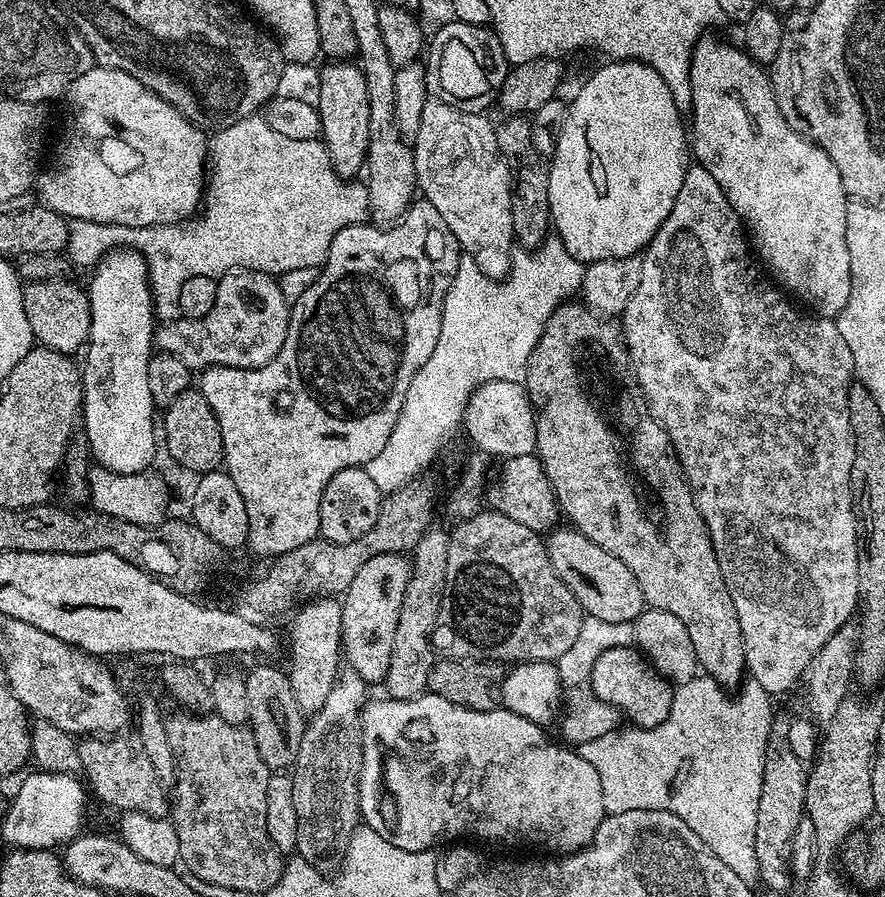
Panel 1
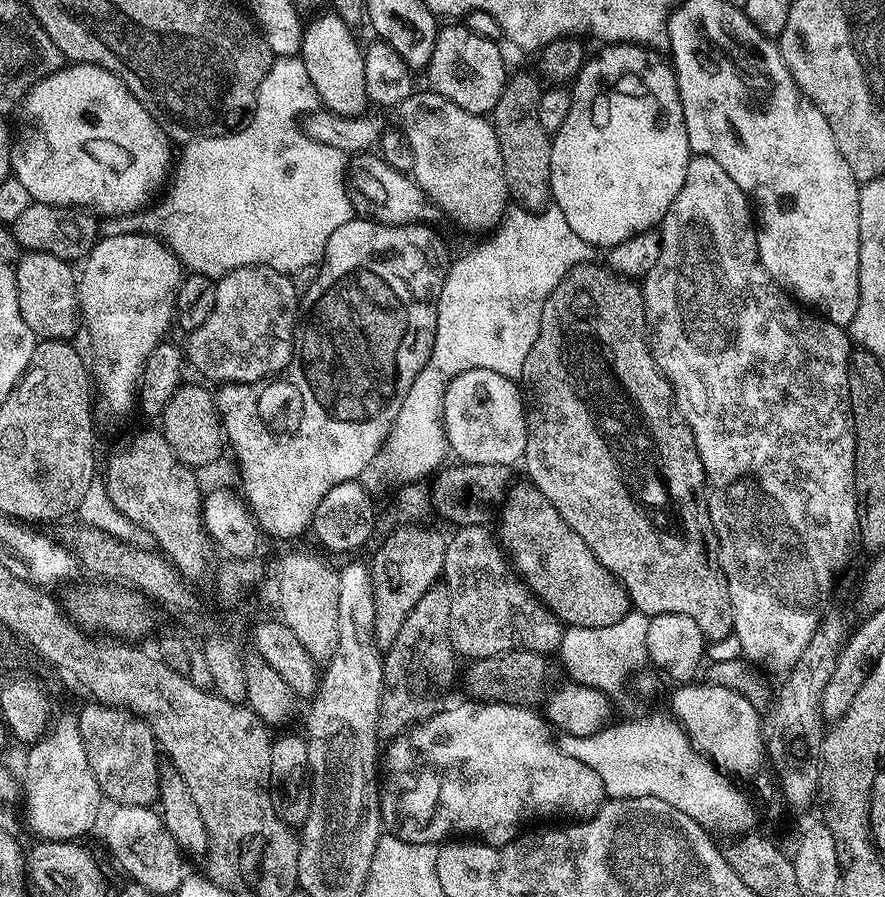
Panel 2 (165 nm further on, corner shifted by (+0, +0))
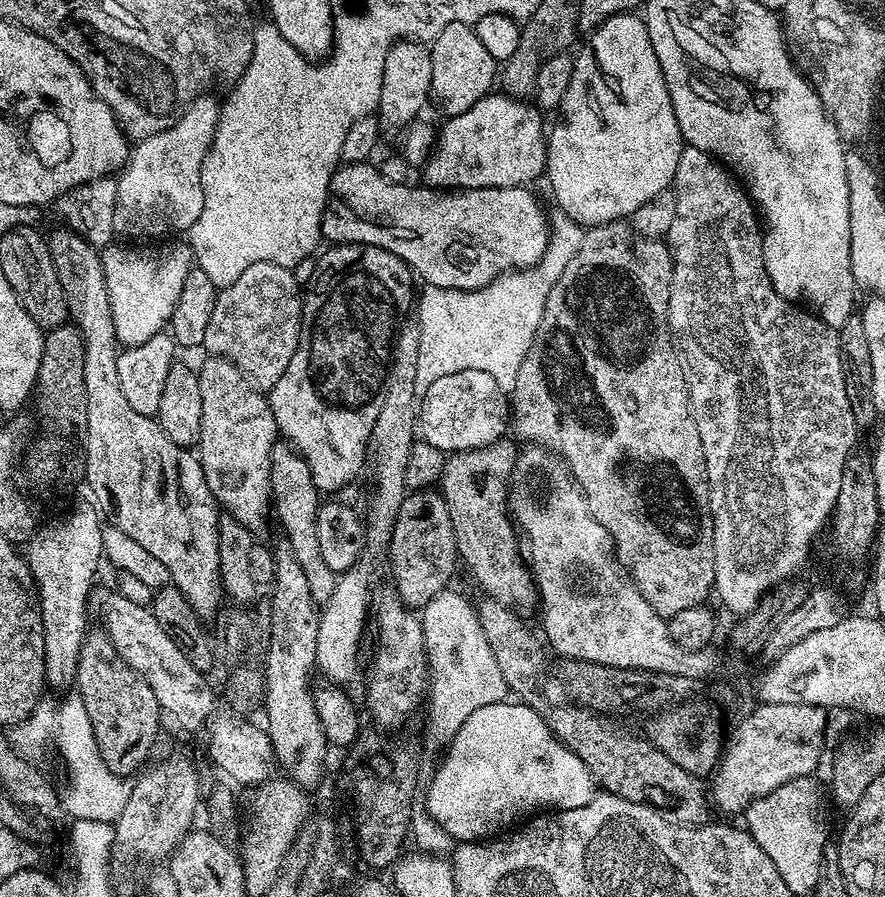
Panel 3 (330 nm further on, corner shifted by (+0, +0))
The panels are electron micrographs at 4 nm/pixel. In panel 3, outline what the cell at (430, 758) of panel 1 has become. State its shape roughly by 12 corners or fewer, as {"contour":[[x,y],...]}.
{"contour":[[527,703],[482,706],[427,781],[456,842],[586,806],[594,781]]}

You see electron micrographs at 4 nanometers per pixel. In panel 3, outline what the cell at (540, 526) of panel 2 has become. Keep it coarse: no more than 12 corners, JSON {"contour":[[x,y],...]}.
{"contour":[[501,438],[453,452],[438,491],[456,554],[493,600],[538,593],[516,549]]}

